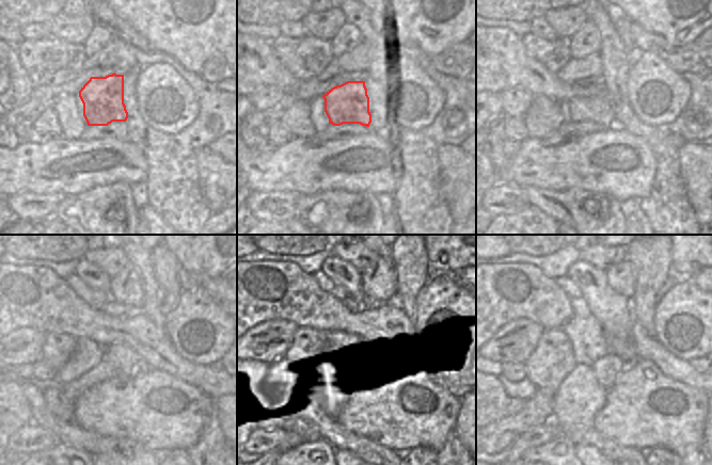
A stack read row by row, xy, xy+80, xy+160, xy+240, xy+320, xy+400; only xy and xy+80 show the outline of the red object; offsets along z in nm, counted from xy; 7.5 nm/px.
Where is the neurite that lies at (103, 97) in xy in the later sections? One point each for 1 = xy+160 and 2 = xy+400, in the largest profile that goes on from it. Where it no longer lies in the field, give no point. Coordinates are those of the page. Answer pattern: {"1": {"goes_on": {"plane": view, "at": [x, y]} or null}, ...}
{"1": {"goes_on": {"plane": "xy+160", "at": [598, 110]}}, "2": {"goes_on": {"plane": "xy+400", "at": [606, 369]}}}

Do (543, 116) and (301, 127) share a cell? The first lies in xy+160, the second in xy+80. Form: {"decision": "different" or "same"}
{"decision": "same"}

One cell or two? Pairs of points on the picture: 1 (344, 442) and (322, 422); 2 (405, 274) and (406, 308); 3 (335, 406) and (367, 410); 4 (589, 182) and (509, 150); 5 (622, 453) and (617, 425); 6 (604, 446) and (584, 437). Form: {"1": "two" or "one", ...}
{"1": "one", "2": "one", "3": "two", "4": "two", "5": "two", "6": "one"}

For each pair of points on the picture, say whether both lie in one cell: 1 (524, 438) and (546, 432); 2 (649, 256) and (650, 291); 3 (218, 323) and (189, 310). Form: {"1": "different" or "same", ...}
{"1": "same", "2": "same", "3": "same"}

